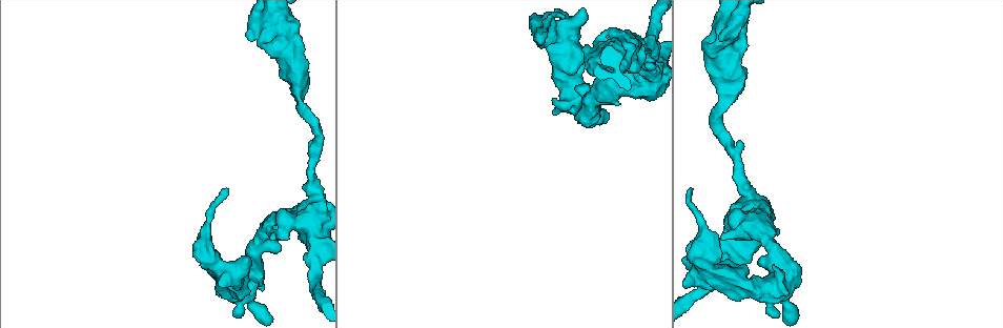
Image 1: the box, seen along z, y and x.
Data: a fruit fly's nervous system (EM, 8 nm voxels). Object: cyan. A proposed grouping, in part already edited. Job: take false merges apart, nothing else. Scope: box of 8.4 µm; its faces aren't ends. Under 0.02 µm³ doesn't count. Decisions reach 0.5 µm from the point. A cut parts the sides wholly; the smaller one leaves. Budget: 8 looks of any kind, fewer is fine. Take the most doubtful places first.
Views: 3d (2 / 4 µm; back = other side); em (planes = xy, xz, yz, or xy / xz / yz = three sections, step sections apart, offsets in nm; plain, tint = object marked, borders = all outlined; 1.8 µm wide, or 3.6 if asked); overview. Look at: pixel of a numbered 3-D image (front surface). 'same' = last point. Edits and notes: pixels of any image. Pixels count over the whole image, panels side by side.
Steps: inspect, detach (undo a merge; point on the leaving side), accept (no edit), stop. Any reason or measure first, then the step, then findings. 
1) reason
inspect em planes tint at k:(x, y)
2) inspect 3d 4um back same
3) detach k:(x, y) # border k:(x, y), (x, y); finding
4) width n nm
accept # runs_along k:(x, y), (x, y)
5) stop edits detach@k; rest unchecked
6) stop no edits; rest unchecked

looks like a crossing
inspect em planes tint at 1:(715, 271)

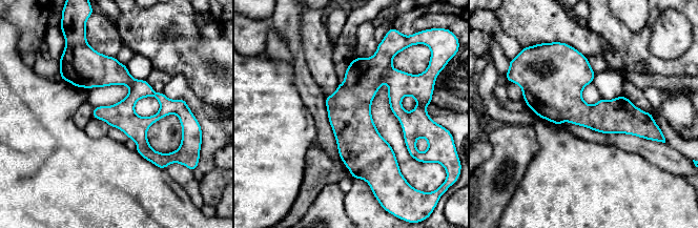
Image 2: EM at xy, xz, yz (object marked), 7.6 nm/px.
width 200 nm
accept # runs_along 2:(64, 77), (121, 76), (179, 107); one neuron here

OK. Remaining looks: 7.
inspect em 3.6um planes tint at 1:(730, 25)

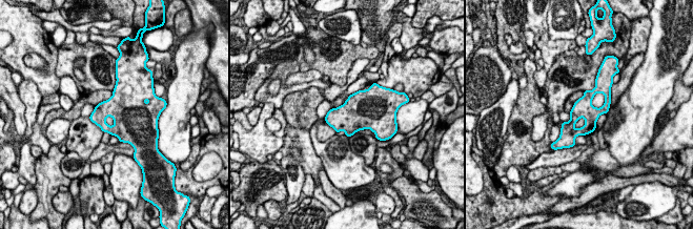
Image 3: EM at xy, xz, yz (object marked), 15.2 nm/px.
accept # runs_along 3:(602, 89), (586, 100), (564, 136); all the same neuron

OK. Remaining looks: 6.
sudden change in width
inspect em 3.6um planes plain at 1:(634, 86)

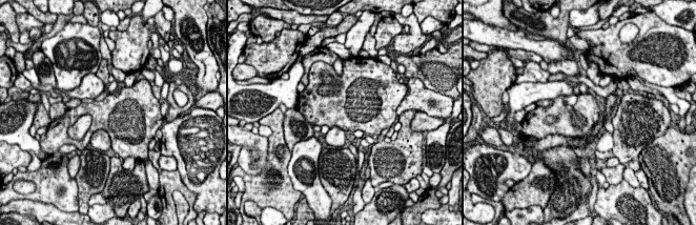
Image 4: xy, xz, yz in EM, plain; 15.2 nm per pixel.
inspect em 3.6um planes tint same

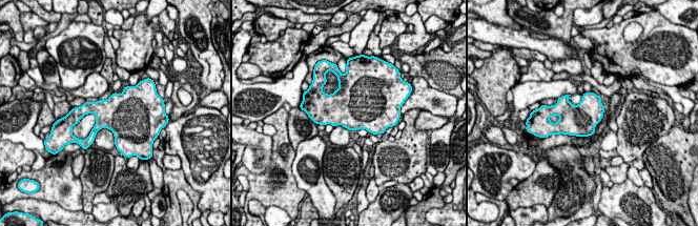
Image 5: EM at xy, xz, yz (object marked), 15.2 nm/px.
accept # one neuron here

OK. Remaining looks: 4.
stop no edits; rest unchecked

